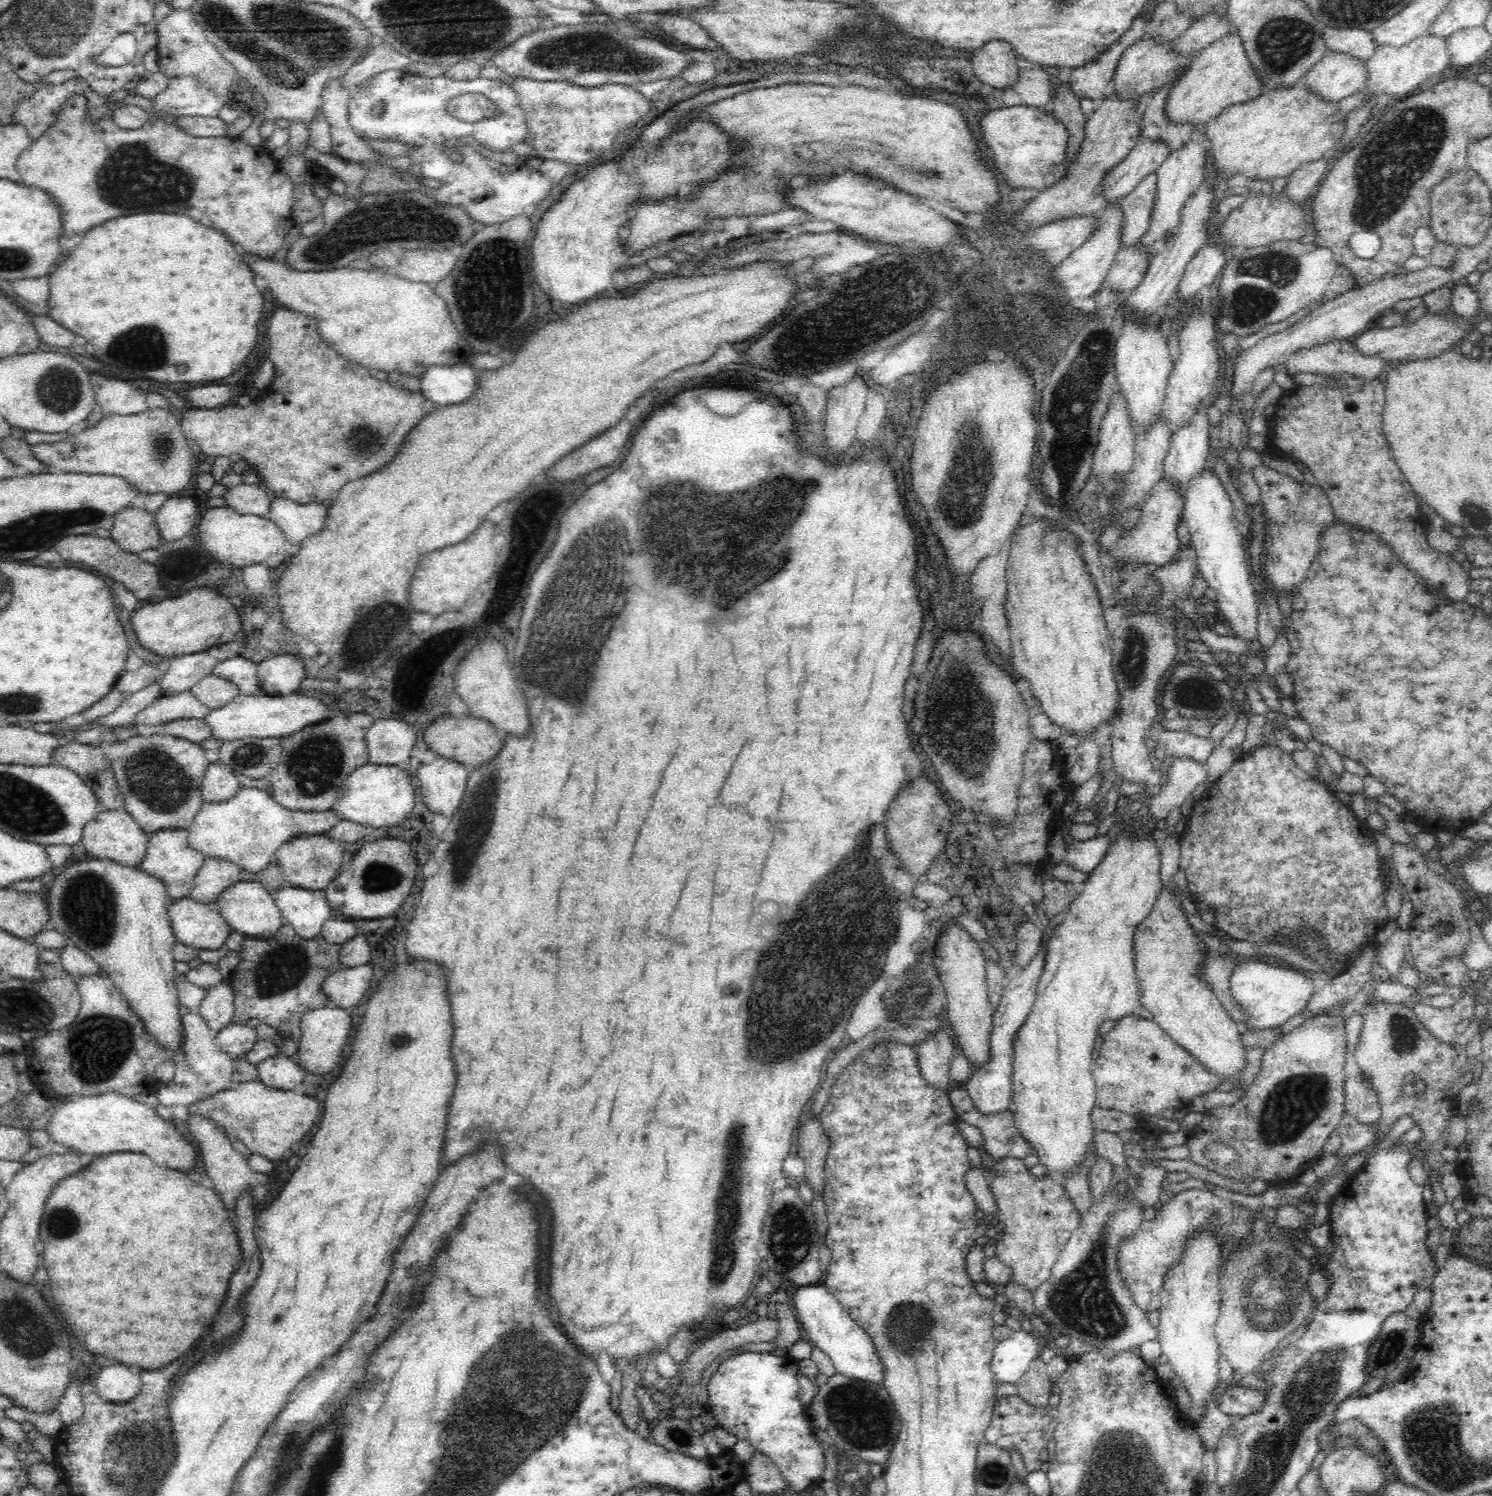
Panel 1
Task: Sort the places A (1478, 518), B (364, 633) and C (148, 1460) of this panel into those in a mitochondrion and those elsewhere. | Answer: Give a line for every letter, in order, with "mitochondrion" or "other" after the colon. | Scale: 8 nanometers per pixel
A: mitochondrion
B: mitochondrion
C: mitochondrion

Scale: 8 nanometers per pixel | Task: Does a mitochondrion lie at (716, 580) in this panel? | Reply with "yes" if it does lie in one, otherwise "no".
yes

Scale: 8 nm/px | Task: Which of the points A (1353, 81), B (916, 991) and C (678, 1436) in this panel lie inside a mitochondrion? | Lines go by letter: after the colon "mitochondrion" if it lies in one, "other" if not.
A: other
B: mitochondrion
C: mitochondrion

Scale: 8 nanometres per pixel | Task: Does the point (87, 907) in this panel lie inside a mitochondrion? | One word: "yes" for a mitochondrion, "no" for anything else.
yes

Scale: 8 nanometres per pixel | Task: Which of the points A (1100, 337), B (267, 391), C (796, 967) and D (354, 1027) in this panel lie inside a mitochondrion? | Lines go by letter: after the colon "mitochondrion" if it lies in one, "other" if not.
A: other
B: other
C: mitochondrion
D: other

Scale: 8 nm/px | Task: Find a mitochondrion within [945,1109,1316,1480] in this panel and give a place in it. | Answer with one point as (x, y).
(1081, 1299)

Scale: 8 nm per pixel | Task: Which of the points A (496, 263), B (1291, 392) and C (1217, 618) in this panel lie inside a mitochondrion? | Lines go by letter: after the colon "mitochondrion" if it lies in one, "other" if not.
A: mitochondrion
B: other
C: other

